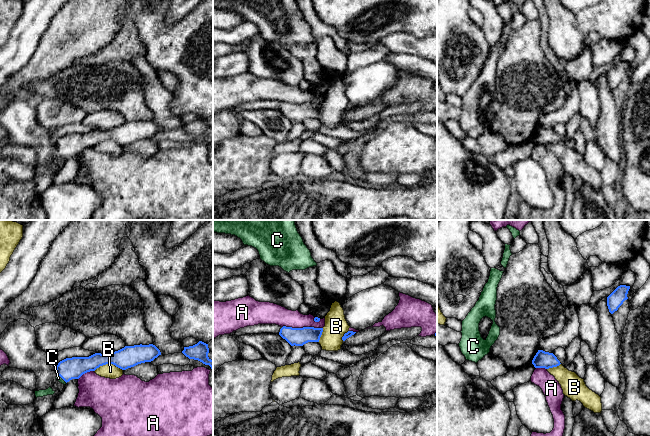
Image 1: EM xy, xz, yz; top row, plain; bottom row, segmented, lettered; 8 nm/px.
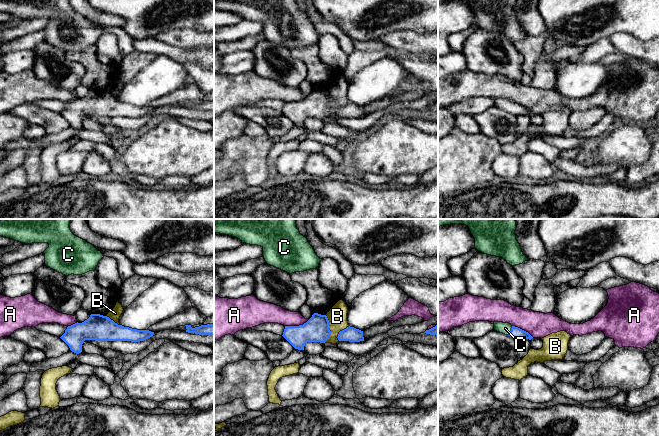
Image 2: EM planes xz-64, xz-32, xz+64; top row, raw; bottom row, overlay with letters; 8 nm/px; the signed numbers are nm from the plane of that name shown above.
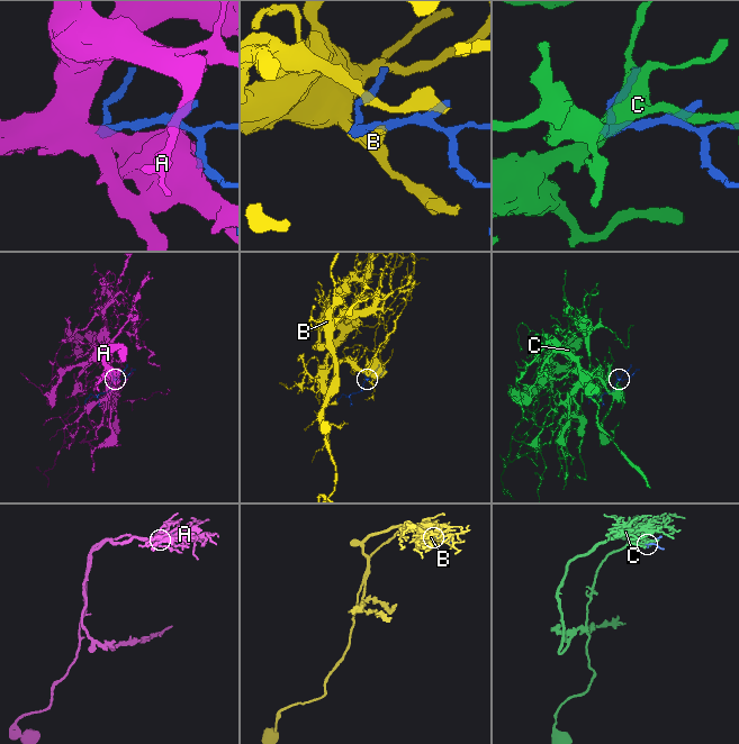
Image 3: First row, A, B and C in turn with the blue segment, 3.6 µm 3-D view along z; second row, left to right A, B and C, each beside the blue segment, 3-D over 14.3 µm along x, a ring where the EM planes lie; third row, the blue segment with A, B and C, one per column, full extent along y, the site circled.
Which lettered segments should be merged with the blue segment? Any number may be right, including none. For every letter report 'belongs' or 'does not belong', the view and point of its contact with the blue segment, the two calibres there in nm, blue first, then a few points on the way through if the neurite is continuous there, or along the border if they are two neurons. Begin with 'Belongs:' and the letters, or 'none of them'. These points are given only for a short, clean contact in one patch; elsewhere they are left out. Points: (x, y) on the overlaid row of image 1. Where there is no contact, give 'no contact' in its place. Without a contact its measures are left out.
Belongs: C
A: does not belong; contact xz (303, 327); calibres 140 and 160 nm
B: does not belong; contact xy (108, 363); calibres 170 and 110 nm
C: belongs; contact xy (62, 378); calibres 180 and 40 nm; way xy (70, 368), (62, 378), (58, 378)

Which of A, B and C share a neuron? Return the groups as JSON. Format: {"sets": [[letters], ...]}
{"sets": [["A"], ["B"], ["C"]]}

